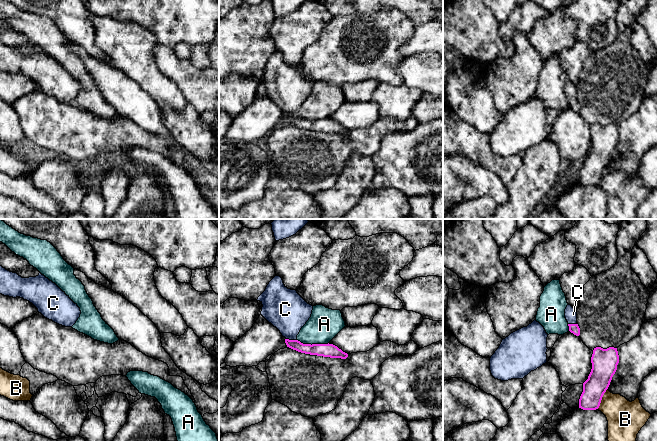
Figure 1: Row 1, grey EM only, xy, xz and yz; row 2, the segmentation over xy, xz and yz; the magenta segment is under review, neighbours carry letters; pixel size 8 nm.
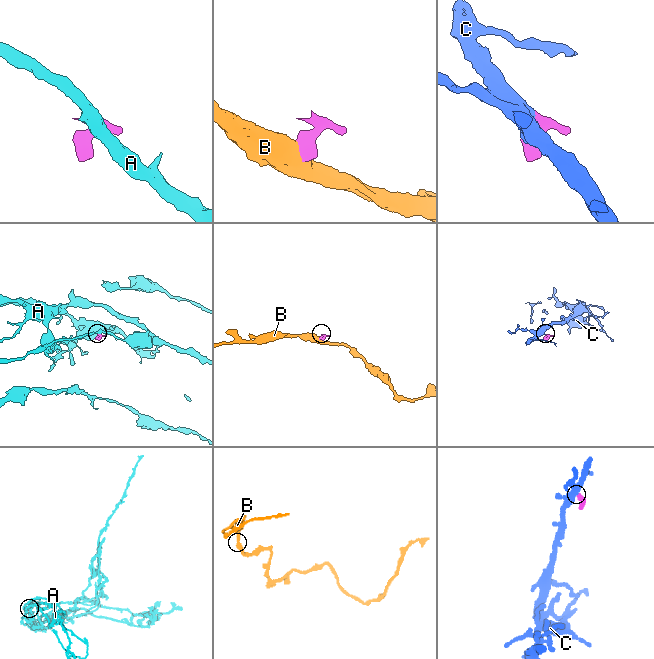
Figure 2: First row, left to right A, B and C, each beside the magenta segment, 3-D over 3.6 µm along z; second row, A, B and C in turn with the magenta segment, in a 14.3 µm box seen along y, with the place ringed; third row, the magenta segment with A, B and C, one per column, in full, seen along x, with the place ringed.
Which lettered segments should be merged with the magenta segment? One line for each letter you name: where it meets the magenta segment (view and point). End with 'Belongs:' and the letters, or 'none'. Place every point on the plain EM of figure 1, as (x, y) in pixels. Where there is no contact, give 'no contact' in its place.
C: contact xz (291, 116)
Belongs: C

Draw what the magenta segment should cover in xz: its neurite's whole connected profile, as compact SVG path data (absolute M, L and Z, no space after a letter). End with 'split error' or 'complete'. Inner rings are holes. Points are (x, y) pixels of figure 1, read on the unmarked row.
M275 52L267 61L265 67L258 73L263 81L261 91L285 113L286 124L301 129L330 134L346 135L348 130L333 120L303 120L297 116L301 104L306 100L312 90L313 82L308 80L296 66L288 65L280 52Z; split error

